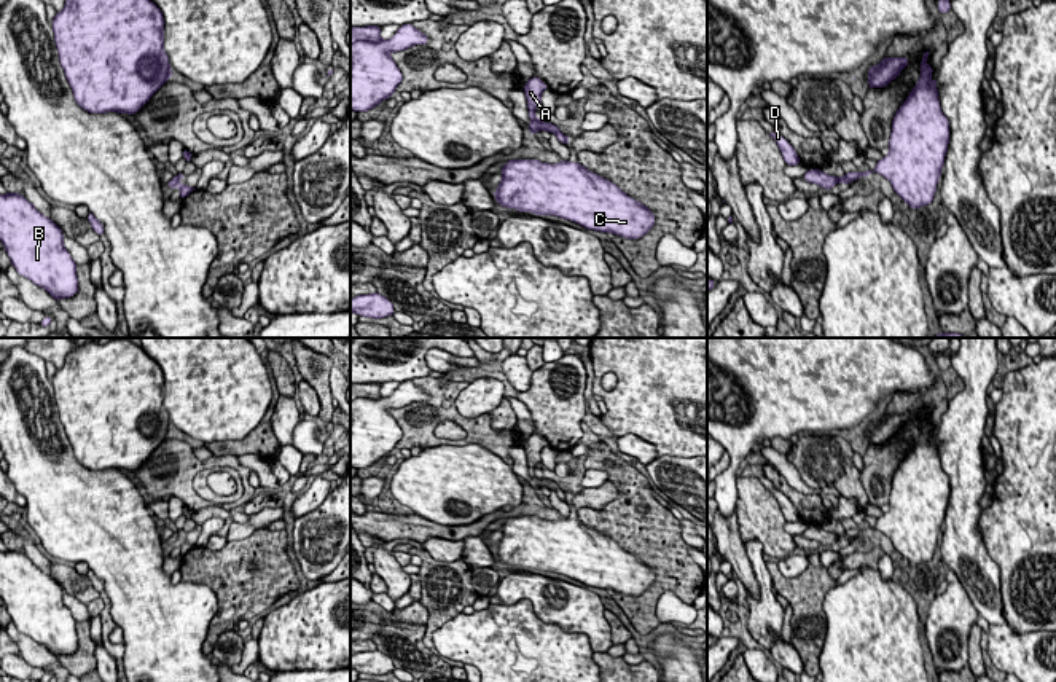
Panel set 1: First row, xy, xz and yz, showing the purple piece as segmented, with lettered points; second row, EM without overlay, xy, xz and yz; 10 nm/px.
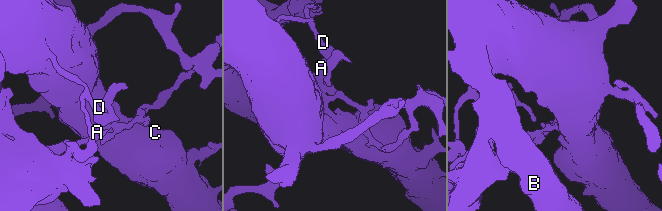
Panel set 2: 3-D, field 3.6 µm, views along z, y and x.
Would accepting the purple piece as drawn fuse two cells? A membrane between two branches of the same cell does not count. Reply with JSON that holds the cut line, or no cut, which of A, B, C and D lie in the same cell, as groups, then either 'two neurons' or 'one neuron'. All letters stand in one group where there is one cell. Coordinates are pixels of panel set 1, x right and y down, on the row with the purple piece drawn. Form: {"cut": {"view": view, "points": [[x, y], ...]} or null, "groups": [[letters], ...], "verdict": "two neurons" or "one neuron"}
{"cut": {"view": "xz", "points": [[381, 40], [357, 40], [351, 43]]}, "groups": [["A"], ["B", "C", "D"]], "verdict": "two neurons"}

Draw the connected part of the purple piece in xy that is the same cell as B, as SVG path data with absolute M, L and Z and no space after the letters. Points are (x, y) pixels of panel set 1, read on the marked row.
M0 194L0 241L19 276L45 288L56 301L76 295L76 265L64 247L62 229L40 214L24 194Z

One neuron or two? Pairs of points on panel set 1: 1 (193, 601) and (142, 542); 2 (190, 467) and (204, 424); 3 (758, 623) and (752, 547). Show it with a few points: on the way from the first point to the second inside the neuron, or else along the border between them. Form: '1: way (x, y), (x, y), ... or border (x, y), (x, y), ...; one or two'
1: way (174, 598), (142, 566), (142, 561); one
2: border (176, 432), (191, 442); two
3: way (765, 604), (765, 580), (758, 566); one

